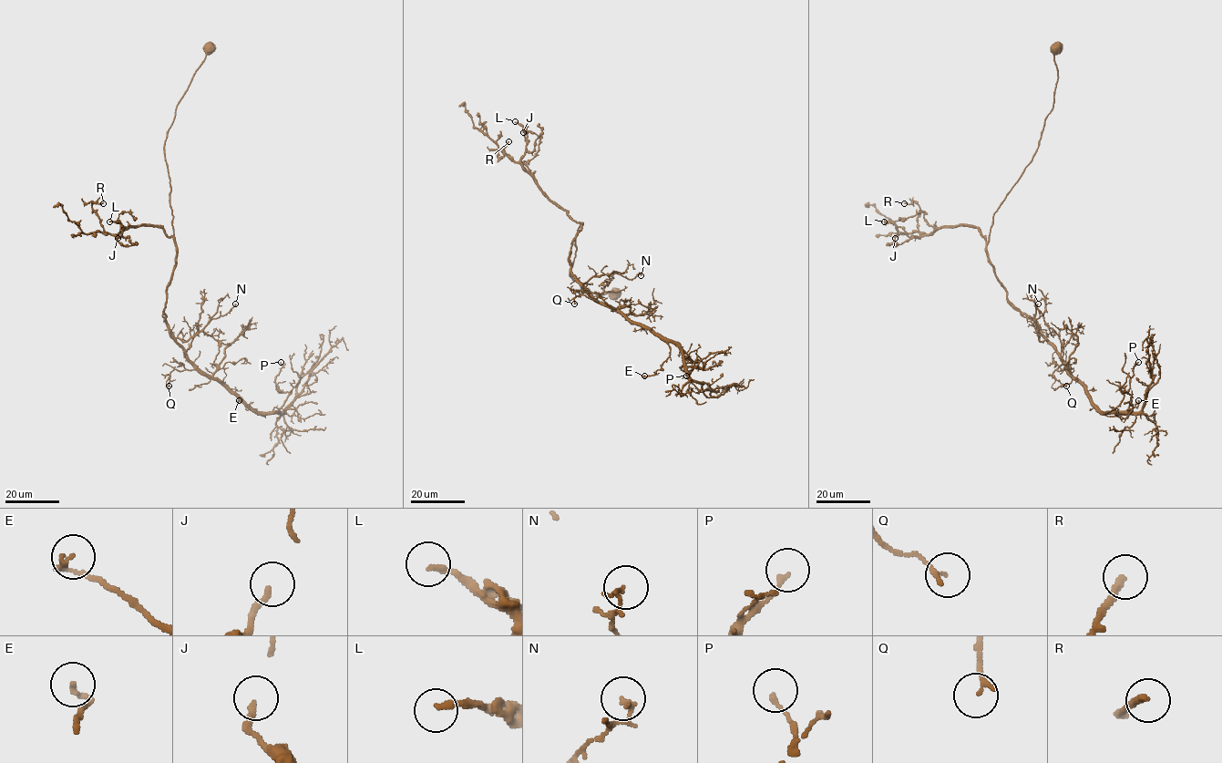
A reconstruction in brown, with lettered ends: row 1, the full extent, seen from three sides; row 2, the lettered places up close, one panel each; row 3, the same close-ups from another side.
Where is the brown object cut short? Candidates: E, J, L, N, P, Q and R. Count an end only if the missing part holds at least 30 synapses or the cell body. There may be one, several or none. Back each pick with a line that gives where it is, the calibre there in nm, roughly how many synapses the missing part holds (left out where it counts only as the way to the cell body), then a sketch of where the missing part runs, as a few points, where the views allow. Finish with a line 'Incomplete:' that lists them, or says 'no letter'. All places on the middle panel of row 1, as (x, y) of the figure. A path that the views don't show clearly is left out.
L: (515, 121) | 200 nm | 40 syn | (515, 121), (494, 107), (485, 107)
R: (508, 141) | 240 nm | 35 syn
Incomplete: L, R

